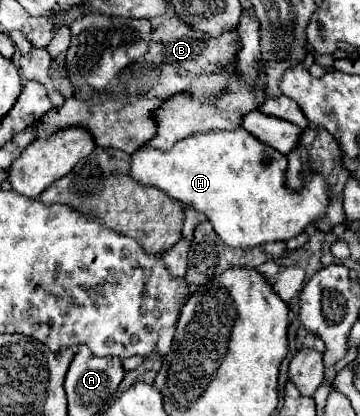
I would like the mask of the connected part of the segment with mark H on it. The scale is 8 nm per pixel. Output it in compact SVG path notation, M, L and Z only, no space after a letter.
M212 130L206 134L192 134L172 146L168 152L154 148L140 148L132 154L130 176L144 186L156 186L168 196L182 204L192 204L196 210L206 214L216 234L234 248L252 248L264 242L296 238L324 216L330 200L328 180L322 174L304 174L304 186L300 190L288 190L286 186L286 156L270 146L258 142L250 132L236 130Z

